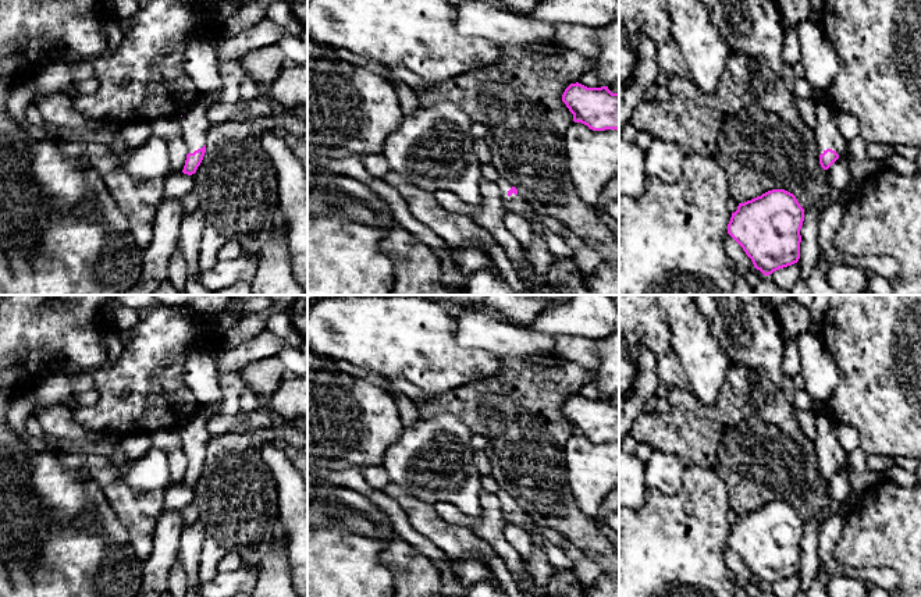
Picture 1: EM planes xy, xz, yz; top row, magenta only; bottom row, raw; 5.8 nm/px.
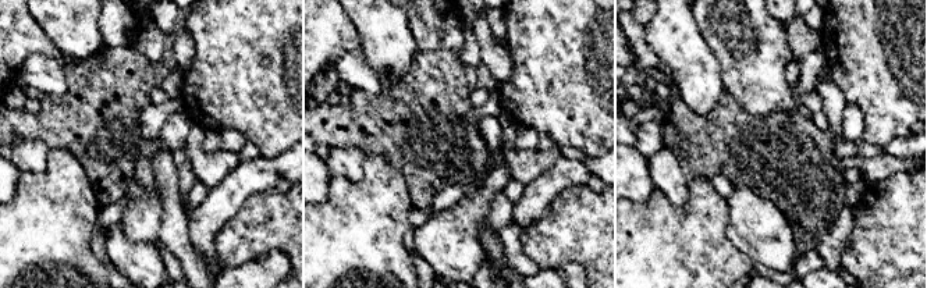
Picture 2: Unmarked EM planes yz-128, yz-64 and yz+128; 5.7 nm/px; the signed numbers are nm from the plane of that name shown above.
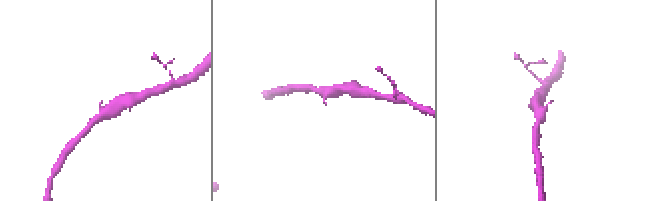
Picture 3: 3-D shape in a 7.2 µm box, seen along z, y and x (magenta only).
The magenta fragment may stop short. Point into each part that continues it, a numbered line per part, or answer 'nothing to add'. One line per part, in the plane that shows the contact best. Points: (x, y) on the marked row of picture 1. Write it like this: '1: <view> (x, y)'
1: yz (827, 132)

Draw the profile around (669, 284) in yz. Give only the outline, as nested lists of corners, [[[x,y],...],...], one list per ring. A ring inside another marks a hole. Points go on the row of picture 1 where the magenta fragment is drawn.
[[[698,153],[686,154],[676,182],[648,175],[643,196],[619,196],[619,295],[733,295],[736,269],[725,248],[729,196],[723,170]]]

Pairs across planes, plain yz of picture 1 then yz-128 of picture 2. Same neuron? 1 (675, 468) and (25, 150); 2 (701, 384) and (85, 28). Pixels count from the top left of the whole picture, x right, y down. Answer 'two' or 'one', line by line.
1: one
2: one

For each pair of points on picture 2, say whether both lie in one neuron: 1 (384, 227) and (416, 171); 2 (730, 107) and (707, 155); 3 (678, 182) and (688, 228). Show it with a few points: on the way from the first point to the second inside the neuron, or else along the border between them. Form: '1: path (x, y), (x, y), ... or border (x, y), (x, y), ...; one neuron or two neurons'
1: border (389, 160), (404, 177), (414, 206); two neurons
2: path (728, 118), (728, 132), (717, 144); one neuron
3: border (656, 187), (675, 205), (684, 205), (688, 201); two neurons

